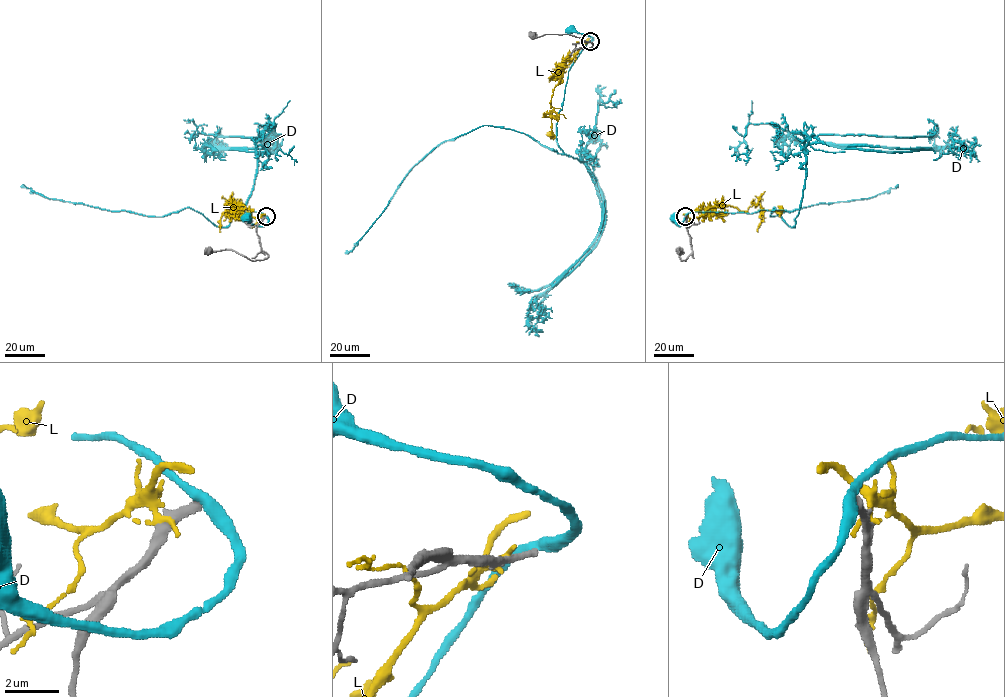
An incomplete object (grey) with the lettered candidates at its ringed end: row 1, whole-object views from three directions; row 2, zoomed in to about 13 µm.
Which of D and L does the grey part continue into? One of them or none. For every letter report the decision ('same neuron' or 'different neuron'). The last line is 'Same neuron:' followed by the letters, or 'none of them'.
D: different neuron
L: different neuron
Same neuron: none of them

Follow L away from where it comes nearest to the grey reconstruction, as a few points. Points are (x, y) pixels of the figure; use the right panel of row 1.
L: (686, 218), (699, 217), (714, 207), (731, 205), (746, 211), (752, 202), (759, 205), (761, 212), (757, 232)

